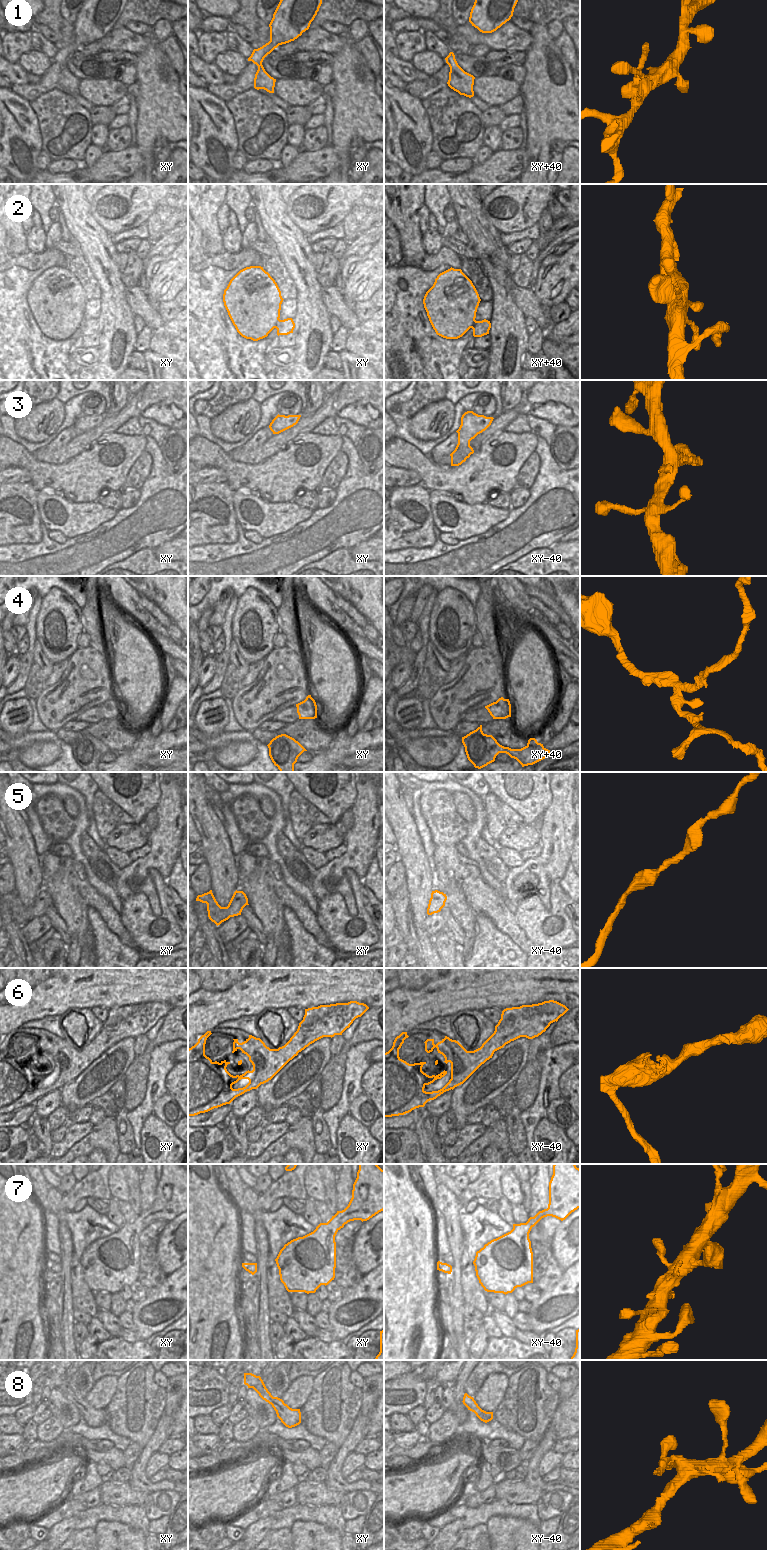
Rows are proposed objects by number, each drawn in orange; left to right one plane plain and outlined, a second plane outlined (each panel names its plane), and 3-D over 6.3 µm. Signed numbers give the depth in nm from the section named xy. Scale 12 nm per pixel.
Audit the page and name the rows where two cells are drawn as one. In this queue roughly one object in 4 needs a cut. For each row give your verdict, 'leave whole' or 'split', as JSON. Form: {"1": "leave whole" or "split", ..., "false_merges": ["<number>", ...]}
{"1": "leave whole", "2": "leave whole", "3": "leave whole", "4": "split", "5": "leave whole", "6": "leave whole", "7": "leave whole", "8": "leave whole", "false_merges": ["4"]}

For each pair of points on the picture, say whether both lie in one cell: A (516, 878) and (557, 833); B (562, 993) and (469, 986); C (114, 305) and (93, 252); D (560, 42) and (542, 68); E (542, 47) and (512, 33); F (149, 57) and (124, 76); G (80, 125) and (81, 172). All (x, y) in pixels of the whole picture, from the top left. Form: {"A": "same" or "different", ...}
{"A": "same", "B": "same", "C": "same", "D": "different", "E": "different", "F": "different", "G": "different"}

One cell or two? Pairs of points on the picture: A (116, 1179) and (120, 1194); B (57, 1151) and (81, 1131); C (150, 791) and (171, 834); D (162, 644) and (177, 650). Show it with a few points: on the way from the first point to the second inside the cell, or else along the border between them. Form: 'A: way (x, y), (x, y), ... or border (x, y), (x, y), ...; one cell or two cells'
A: way (117, 1183), (118, 1190); one cell
B: way (63, 1146), (75, 1134); one cell
C: border (160, 782), (160, 799), (154, 809); two cells
D: way (166, 646), (173, 649); one cell

